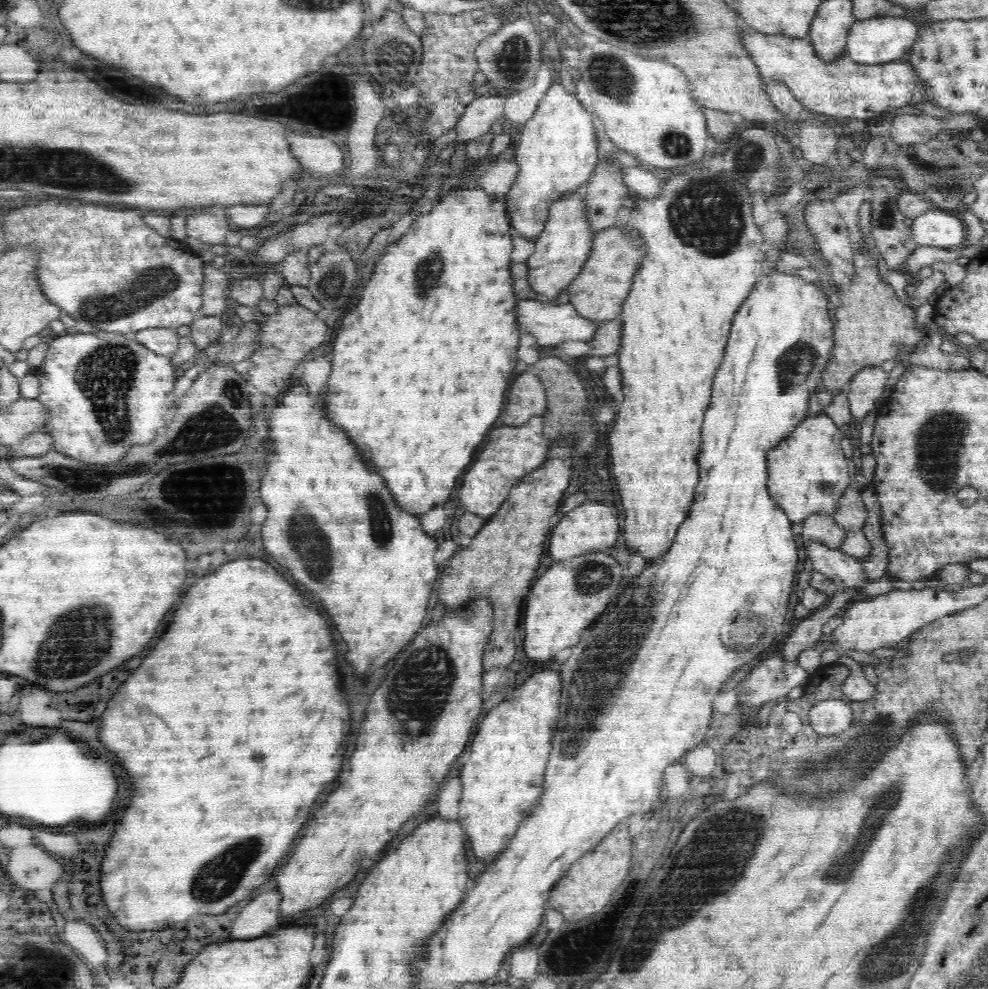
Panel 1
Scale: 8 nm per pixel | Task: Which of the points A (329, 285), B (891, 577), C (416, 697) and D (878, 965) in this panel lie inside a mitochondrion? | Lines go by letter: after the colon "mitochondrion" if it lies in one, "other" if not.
A: mitochondrion
B: other
C: mitochondrion
D: mitochondrion

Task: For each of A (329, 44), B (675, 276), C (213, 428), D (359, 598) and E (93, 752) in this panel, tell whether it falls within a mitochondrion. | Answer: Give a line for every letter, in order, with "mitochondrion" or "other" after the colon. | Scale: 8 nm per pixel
A: other
B: other
C: mitochondrion
D: other
E: other

